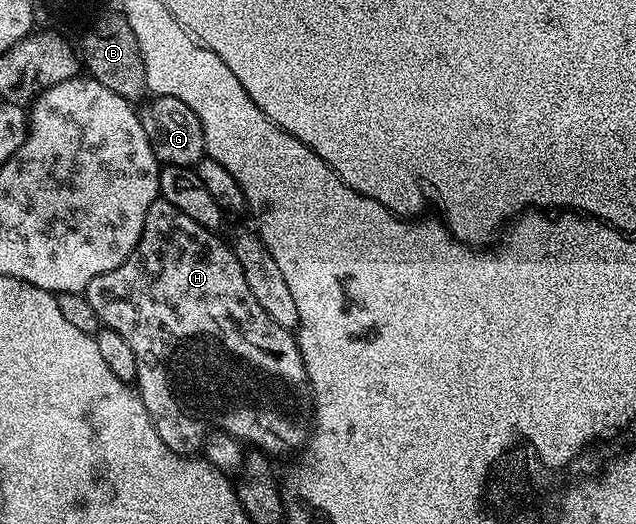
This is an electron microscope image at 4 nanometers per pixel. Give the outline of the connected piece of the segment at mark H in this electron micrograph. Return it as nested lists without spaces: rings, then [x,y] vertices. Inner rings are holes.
[[[156,198],[153,204],[149,204],[149,212],[145,212],[145,224],[139,237],[139,243],[133,248],[133,252],[113,272],[105,272],[95,279],[89,280],[86,288],[89,304],[93,304],[93,312],[97,312],[100,323],[103,326],[113,328],[113,332],[121,332],[129,348],[133,348],[133,356],[137,356],[137,376],[134,385],[137,387],[139,399],[145,404],[145,412],[149,412],[149,420],[161,436],[161,440],[173,452],[184,456],[191,456],[202,447],[208,434],[216,430],[220,434],[228,434],[238,442],[254,448],[268,456],[275,454],[287,454],[290,450],[298,451],[306,447],[309,437],[309,427],[313,422],[313,399],[309,393],[307,369],[303,367],[301,352],[296,335],[290,330],[281,328],[281,324],[273,324],[269,316],[265,316],[265,308],[257,304],[253,292],[249,292],[249,284],[245,284],[245,272],[241,272],[241,264],[237,264],[237,256],[226,241],[219,239],[220,235],[214,230],[197,224],[197,220],[189,220],[185,212],[177,212],[173,204],[166,202],[164,198]]]

